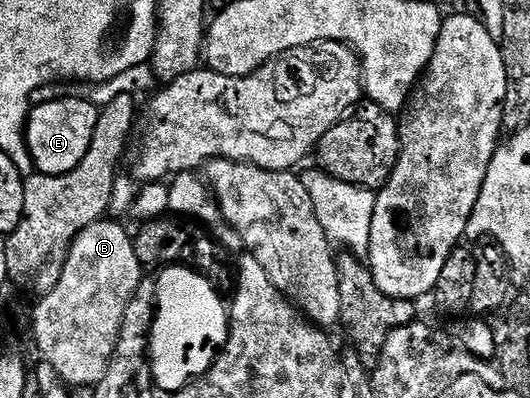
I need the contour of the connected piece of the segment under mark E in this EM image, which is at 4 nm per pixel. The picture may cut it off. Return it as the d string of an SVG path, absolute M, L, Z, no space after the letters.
M53 98L32 107L25 123L24 149L29 150L32 169L39 174L66 174L76 168L91 148L91 136L95 136L98 107L85 98Z

